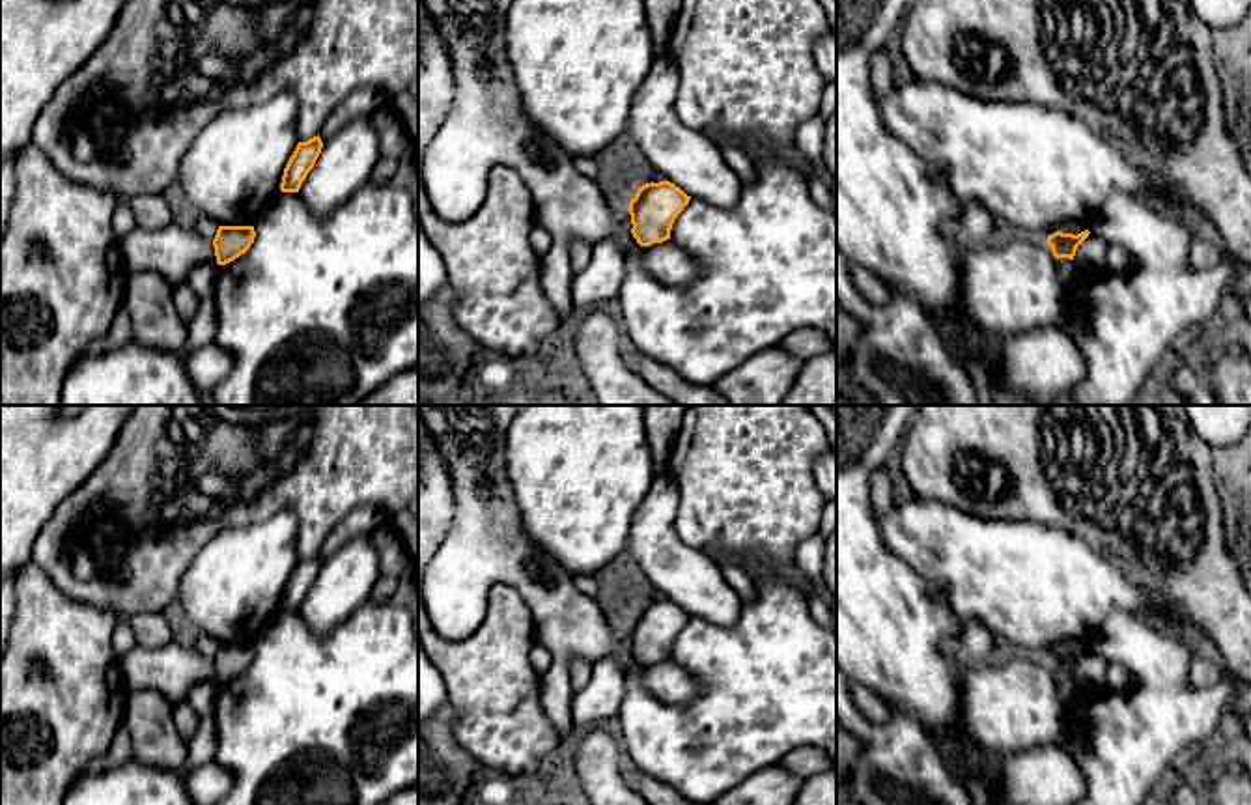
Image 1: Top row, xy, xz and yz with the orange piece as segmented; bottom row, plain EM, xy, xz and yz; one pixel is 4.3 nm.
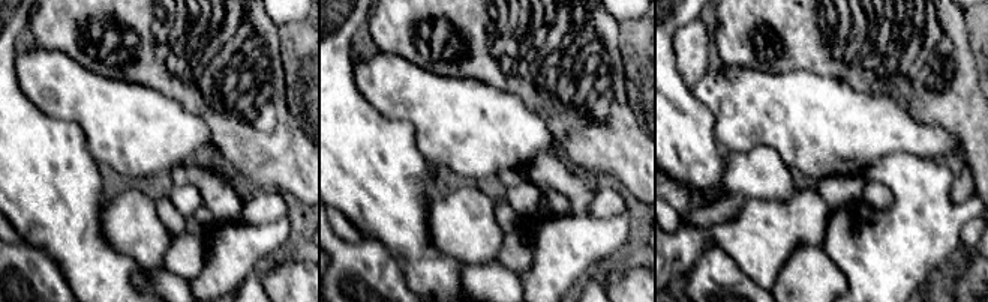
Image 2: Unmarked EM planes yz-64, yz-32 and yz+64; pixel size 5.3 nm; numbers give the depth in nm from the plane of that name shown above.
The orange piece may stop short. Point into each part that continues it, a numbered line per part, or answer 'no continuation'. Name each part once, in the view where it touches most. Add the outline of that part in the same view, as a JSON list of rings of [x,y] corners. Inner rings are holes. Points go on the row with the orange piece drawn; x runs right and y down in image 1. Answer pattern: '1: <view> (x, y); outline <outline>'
no continuation

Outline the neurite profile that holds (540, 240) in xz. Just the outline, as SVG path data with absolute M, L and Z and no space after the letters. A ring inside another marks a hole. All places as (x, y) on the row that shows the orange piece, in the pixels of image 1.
M538 220L530 232L530 245L541 256L545 256L553 245L551 233Z

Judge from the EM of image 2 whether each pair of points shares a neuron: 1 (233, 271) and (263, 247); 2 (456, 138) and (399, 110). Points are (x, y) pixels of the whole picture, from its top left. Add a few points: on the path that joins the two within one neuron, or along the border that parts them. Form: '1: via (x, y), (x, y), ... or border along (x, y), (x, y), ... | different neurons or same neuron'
1: via (240, 263), (255, 248) | same neuron
2: via (443, 125), (428, 110), (413, 110) | same neuron

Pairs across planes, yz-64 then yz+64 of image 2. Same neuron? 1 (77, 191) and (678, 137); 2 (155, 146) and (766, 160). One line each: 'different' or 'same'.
1: same
2: different

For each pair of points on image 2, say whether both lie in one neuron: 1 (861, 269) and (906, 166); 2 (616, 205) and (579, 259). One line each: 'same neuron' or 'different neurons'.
1: same neuron
2: different neurons

